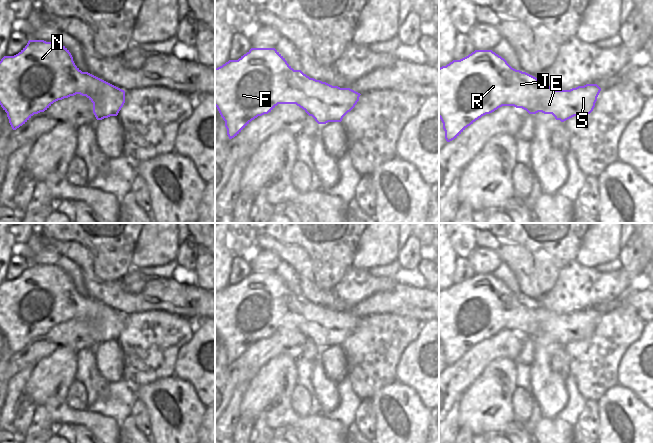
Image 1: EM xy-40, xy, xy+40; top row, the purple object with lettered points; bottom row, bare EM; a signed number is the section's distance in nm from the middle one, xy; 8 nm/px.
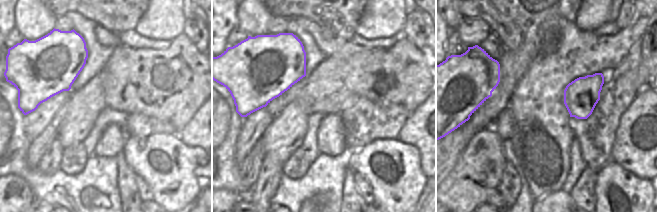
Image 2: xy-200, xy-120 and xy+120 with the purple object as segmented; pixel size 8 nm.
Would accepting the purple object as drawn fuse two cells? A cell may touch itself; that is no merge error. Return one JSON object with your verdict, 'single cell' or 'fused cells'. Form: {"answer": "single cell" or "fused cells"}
{"answer": "single cell"}

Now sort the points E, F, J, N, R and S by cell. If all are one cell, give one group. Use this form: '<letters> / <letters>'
E F J N R S

